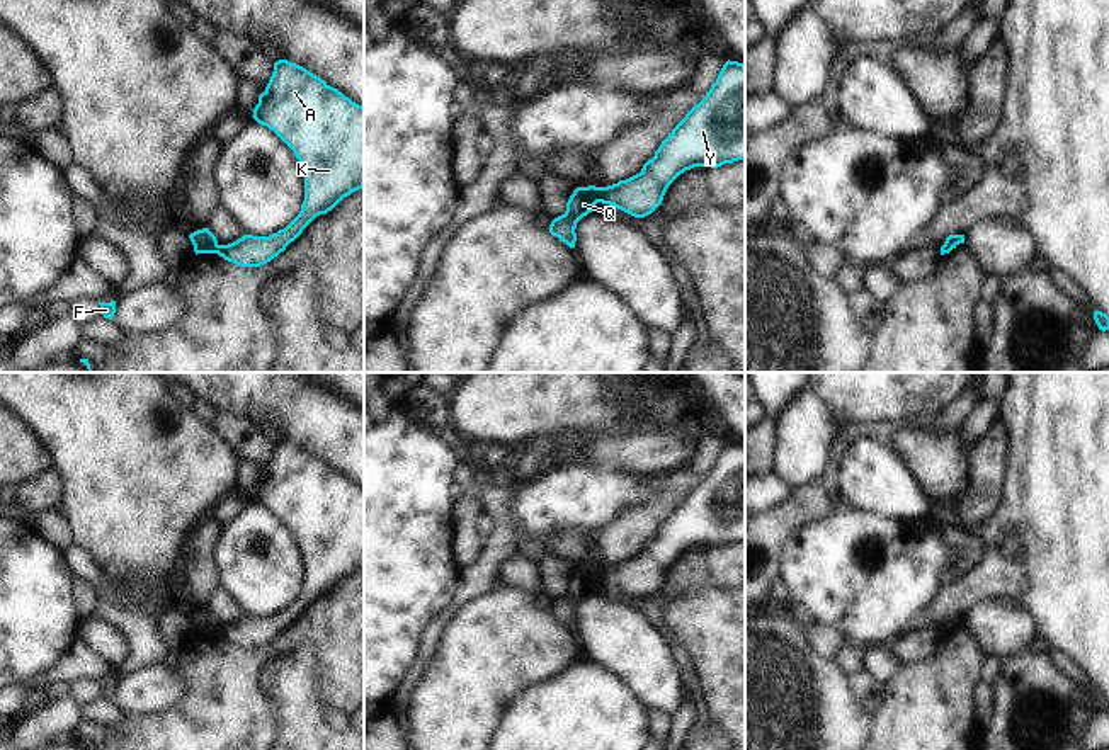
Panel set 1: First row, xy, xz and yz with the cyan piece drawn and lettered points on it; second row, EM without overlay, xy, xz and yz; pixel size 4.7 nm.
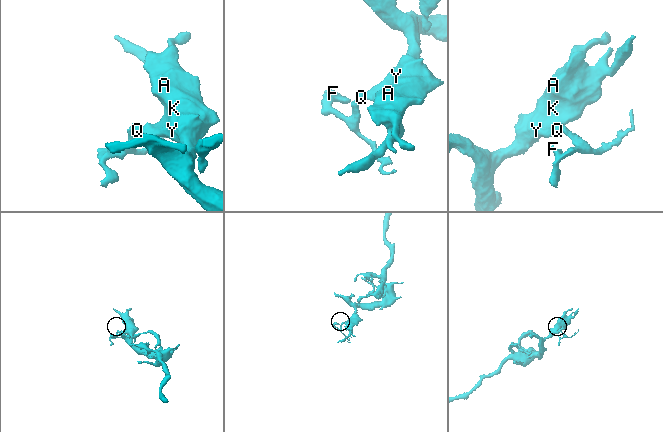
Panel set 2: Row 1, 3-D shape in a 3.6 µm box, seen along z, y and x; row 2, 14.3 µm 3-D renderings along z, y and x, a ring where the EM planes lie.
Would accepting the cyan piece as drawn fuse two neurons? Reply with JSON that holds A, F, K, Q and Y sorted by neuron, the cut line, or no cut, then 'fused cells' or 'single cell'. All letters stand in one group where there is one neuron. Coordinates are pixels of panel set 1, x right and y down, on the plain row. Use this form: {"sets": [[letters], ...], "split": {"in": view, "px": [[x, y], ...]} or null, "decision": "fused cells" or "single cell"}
{"sets": [["A", "K", "Y"], ["F", "Q"]], "split": {"in": "xz", "px": [[597, 568], [601, 582]]}, "decision": "fused cells"}

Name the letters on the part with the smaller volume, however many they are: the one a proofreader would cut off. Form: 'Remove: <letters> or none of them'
Remove: F, Q

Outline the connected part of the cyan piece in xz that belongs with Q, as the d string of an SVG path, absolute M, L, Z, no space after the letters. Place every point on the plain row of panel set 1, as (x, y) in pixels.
M577 568L566 583L566 592L551 602L549 614L573 629L577 622L577 604L592 594L597 583L600 583L599 568Z

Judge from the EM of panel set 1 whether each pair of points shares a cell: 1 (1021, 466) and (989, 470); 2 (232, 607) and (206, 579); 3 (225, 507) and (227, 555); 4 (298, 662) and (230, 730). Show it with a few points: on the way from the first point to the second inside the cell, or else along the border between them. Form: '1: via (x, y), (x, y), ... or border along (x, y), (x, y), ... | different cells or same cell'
1: border along (1007, 429), (1007, 471), (997, 507) | different cells
2: border along (216, 587), (206, 607) | different cells
3: border along (247, 499), (221, 526) | different cells
4: border along (283, 655), (261, 670), (278, 732) | different cells

